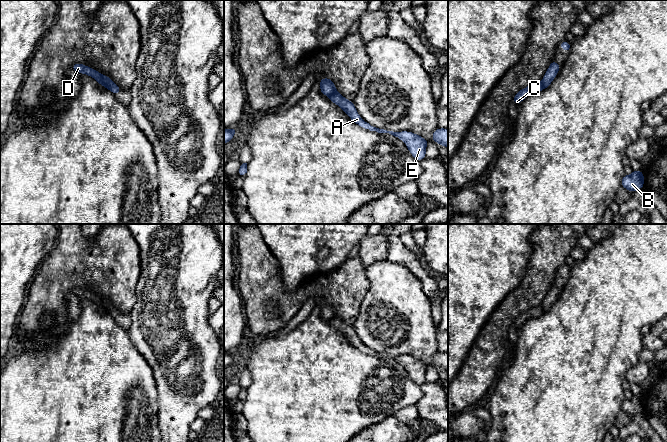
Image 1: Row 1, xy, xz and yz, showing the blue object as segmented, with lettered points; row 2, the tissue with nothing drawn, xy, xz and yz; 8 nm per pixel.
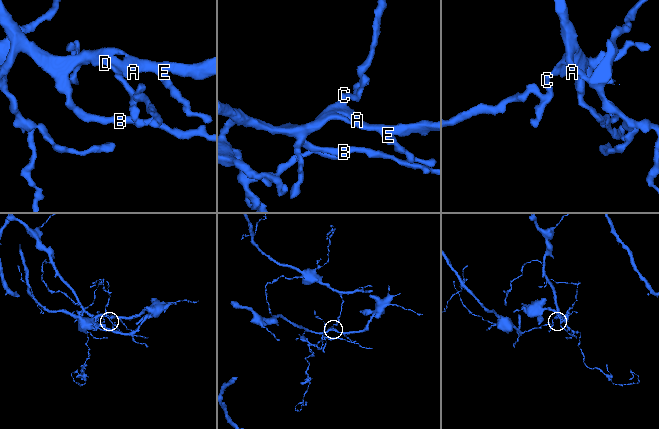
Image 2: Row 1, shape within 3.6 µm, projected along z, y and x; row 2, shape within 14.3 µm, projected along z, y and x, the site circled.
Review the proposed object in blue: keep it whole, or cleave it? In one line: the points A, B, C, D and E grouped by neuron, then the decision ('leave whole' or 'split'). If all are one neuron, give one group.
A B E / C D; split

